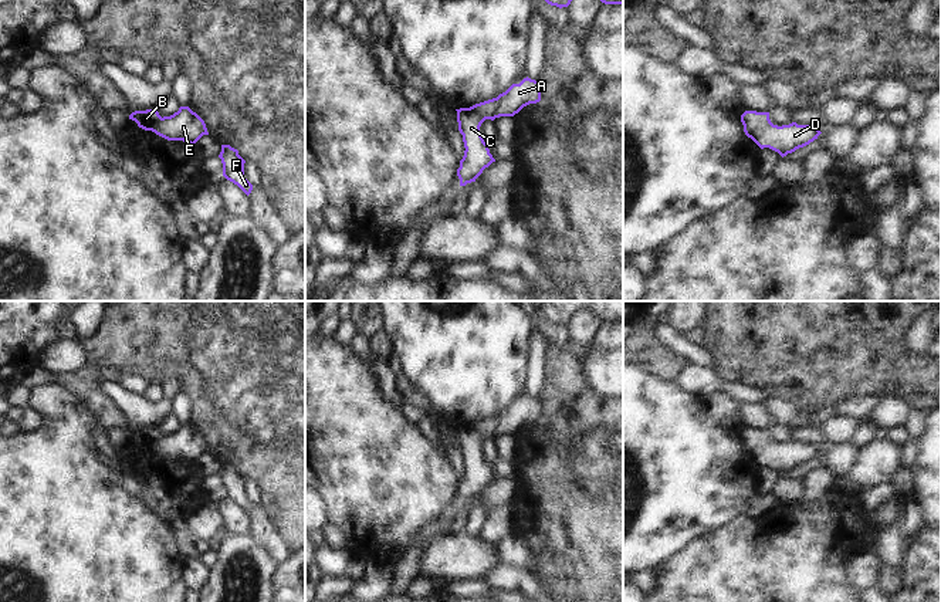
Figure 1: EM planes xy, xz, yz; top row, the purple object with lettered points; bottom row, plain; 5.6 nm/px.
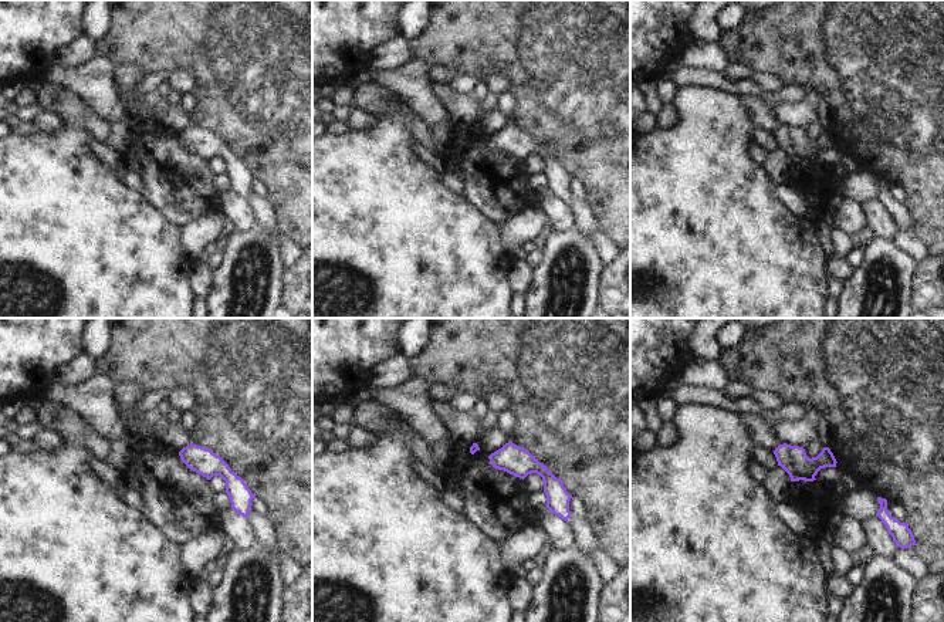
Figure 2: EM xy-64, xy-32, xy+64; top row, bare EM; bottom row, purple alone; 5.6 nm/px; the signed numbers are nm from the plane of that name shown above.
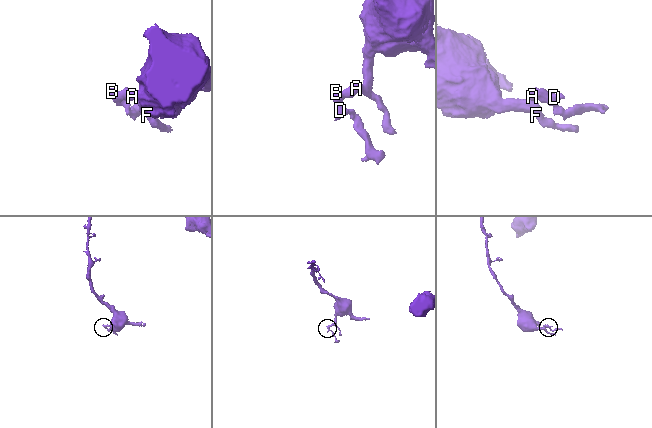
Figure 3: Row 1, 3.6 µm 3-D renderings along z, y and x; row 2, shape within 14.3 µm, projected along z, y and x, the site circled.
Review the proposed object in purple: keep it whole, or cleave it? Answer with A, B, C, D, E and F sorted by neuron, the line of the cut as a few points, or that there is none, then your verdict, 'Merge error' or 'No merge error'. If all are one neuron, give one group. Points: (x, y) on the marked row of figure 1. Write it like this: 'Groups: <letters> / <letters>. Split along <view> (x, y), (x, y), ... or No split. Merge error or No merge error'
Groups: A B C D E F. No split. No merge error.

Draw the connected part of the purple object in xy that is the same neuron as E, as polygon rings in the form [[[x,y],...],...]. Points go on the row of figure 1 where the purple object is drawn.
[[[180,106],[170,116],[160,116],[156,109],[135,111],[129,115],[139,128],[152,131],[167,141],[183,141],[194,145],[203,135],[209,135],[204,121],[189,106]]]

